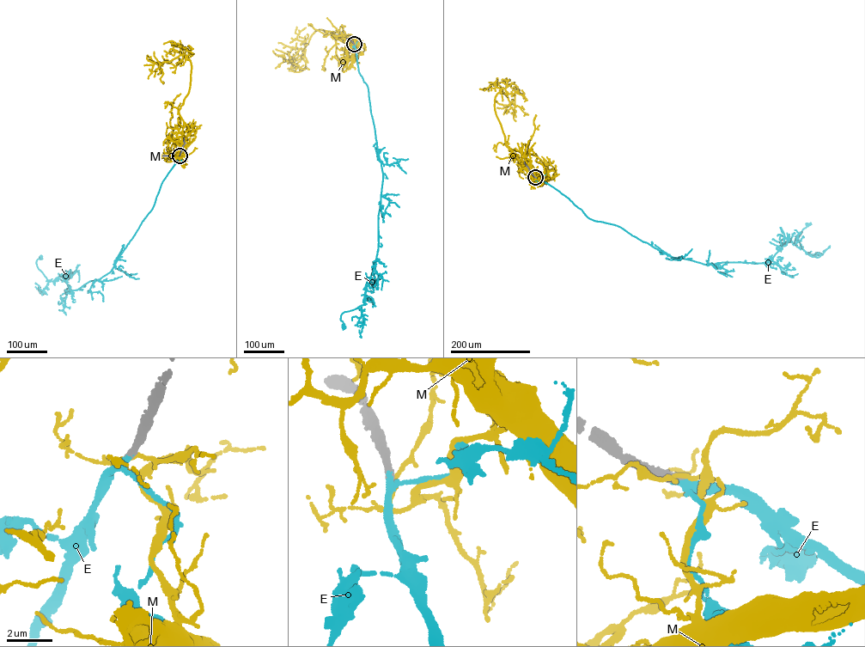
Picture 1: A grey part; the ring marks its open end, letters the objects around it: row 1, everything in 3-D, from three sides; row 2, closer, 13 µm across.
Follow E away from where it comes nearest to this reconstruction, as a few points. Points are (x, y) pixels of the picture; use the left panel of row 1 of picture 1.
E: (179, 155), (152, 208), (108, 273), (71, 290), (63, 275), (53, 282), (47, 279), (36, 263), (40, 257)

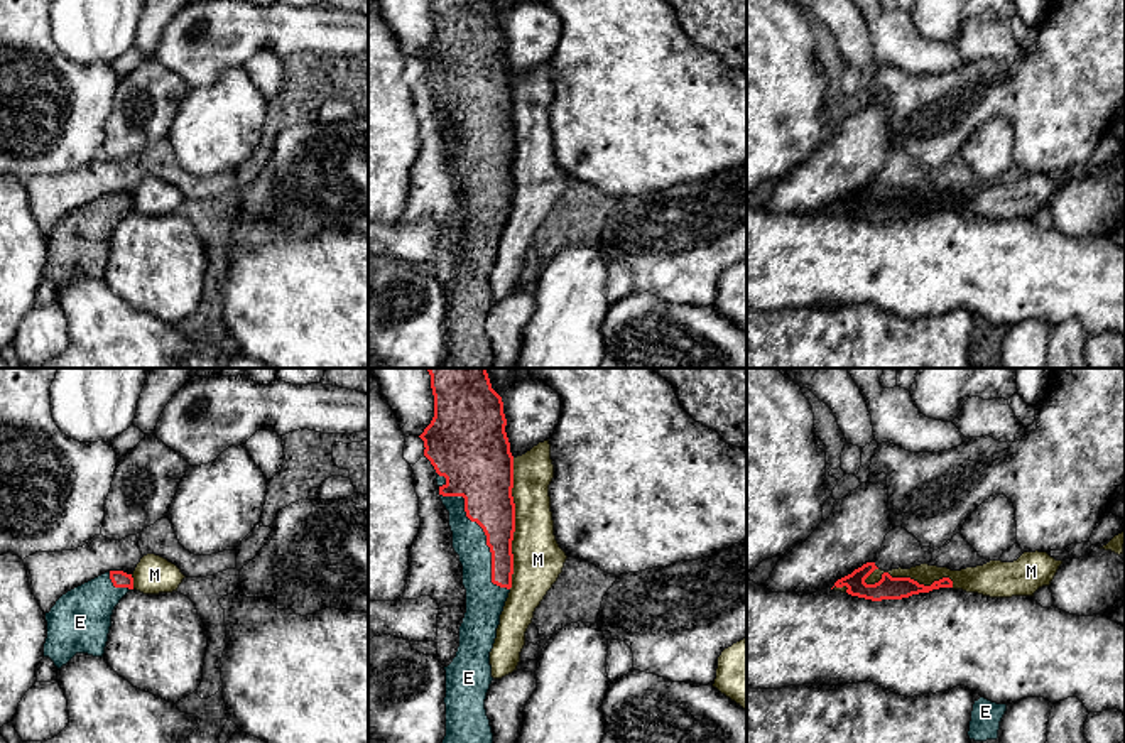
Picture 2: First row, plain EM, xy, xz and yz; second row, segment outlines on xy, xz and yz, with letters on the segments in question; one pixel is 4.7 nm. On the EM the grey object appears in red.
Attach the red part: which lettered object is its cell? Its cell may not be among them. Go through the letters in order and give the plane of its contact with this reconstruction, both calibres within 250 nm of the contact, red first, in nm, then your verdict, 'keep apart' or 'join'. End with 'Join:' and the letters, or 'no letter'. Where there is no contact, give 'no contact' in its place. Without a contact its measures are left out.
E: contact in xz; calibres 240 and 160 nm; join
M: contact in xz; calibres 260 and 240 nm; keep apart
Join: E

